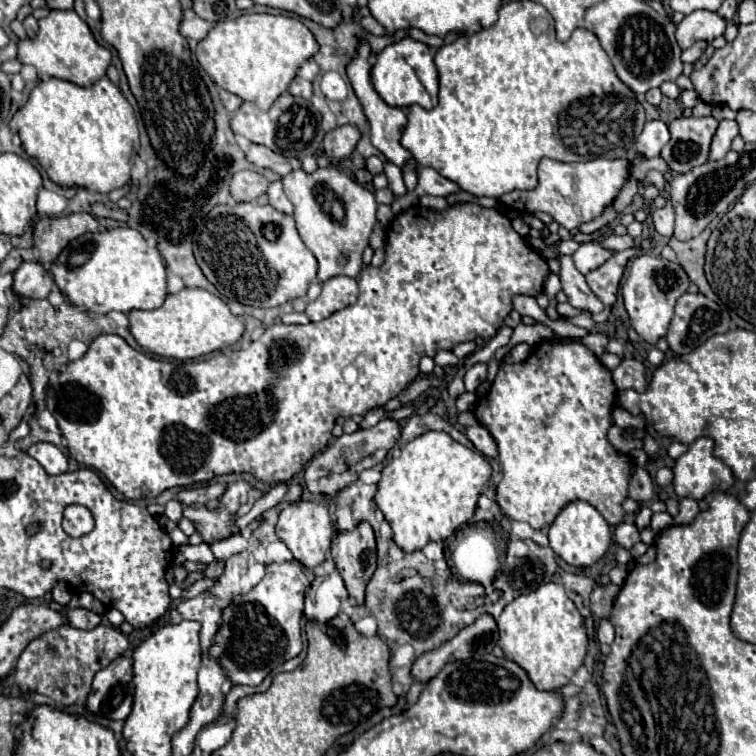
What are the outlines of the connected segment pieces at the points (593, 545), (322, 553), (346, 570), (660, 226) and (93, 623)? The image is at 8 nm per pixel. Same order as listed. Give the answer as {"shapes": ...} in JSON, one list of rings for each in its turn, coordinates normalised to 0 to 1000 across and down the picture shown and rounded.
{"shapes":[[[[762,661],[762,664],[754,664],[751,669],[746,669],[746,675],[735,683],[735,688],[730,690],[730,696],[725,701],[725,714],[728,714],[728,725],[746,743],[751,743],[757,749],[783,749],[802,733],[802,728],[810,717],[810,706],[807,706],[804,690],[794,683],[794,677],[786,669],[780,669],[778,664]]],[[[389,664],[370,677],[370,688],[365,693],[365,704],[370,714],[384,725],[386,735],[399,743],[405,751],[418,751],[431,741],[431,730],[439,714],[439,693],[434,683],[434,672],[423,664]]],[[[476,690],[468,701],[447,704],[439,714],[439,738],[442,738],[444,751],[460,778],[463,791],[468,791],[471,799],[479,799],[481,796],[481,778],[497,754],[497,712],[495,712],[492,696],[487,690]]],[[[884,265],[878,275],[868,275],[862,280],[862,288],[865,288],[868,307],[886,315],[889,307],[892,307],[892,275],[889,275],[889,267]]],[[[85,804],[82,807],[90,817],[90,825],[95,825],[98,831],[106,831],[106,833],[119,833],[119,831],[127,831],[135,820],[127,810],[122,807],[111,807],[111,804],[101,804],[101,807],[93,807],[93,804]]]]}

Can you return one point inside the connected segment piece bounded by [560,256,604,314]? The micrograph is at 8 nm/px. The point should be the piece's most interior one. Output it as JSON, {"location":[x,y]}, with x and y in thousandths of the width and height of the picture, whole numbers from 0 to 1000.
{"location":[766,389]}

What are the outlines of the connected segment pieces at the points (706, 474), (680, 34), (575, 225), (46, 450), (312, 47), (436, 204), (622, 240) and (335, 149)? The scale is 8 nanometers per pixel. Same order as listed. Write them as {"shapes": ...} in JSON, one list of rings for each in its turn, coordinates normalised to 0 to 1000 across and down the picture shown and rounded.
{"shapes":[[[[923,579],[913,593],[910,598],[905,598],[894,614],[892,614],[892,648],[899,659],[905,656],[913,656],[918,661],[929,661],[934,653],[939,651],[960,651],[968,640],[971,640],[971,630],[968,630],[968,622],[963,616],[955,619],[955,608],[947,606],[942,601],[942,582],[939,579]]],[[[921,13],[897,32],[894,40],[894,53],[902,66],[913,63],[913,58],[923,53],[942,56],[947,48],[955,48],[960,37],[960,26],[952,24],[947,16],[939,13]]],[[[717,209],[712,217],[712,246],[706,251],[683,251],[675,257],[667,257],[661,265],[688,280],[725,280],[733,294],[746,299],[749,304],[765,304],[767,296],[780,294],[791,288],[799,275],[810,272],[815,257],[825,246],[825,241],[833,233],[833,214],[831,212],[802,212],[788,209],[778,214],[759,214],[746,217],[735,214],[730,209]]],[[[50,585],[50,587],[42,587],[37,595],[34,595],[42,606],[48,606],[53,611],[53,616],[74,630],[74,627],[85,627],[90,624],[90,606],[71,590],[71,587],[63,587],[63,585]]],[[[320,19],[312,26],[288,29],[270,53],[262,56],[259,77],[270,95],[296,119],[354,146],[378,122],[394,90],[421,69],[413,42],[386,21],[376,19]]],[[[561,259],[561,262],[556,262],[556,270],[563,272],[563,275],[571,275],[571,278],[587,278],[587,275],[593,275],[590,262],[579,262],[579,259]]],[[[804,310],[794,317],[794,323],[799,328],[807,328],[812,333],[820,333],[820,331],[828,331],[828,328],[836,328],[839,325],[839,315],[833,310],[825,310],[825,312],[815,312],[815,310]]],[[[468,164],[447,167],[429,180],[429,201],[431,201],[431,206],[455,212],[468,201],[476,183],[479,183],[479,177]]]]}

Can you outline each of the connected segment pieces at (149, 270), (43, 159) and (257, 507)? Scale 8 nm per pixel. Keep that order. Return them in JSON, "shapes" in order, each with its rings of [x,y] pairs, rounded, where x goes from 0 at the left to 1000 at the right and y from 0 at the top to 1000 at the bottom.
{"shapes":[[[[151,302],[138,304],[130,310],[111,310],[101,317],[95,317],[71,344],[66,362],[71,365],[71,373],[82,384],[82,389],[98,402],[111,405],[119,413],[140,415],[146,410],[172,413],[177,407],[183,410],[206,410],[214,405],[220,394],[220,349],[206,325],[196,325],[190,312],[180,307],[177,302]]],[[[77,103],[56,106],[42,122],[37,135],[19,151],[16,161],[29,183],[29,193],[37,206],[48,209],[61,225],[69,241],[79,246],[106,246],[122,254],[143,257],[172,241],[172,212],[177,201],[177,185],[183,185],[183,164],[175,140],[161,122],[143,106],[135,103],[124,114],[111,116]]],[[[365,640],[365,643],[362,643],[347,661],[341,661],[341,664],[333,669],[333,675],[331,675],[325,683],[320,683],[320,685],[315,688],[315,693],[317,693],[317,696],[325,696],[325,693],[333,690],[339,683],[344,683],[344,677],[349,677],[349,675],[365,669],[368,664],[373,664],[378,648],[381,648],[378,640]]]]}

